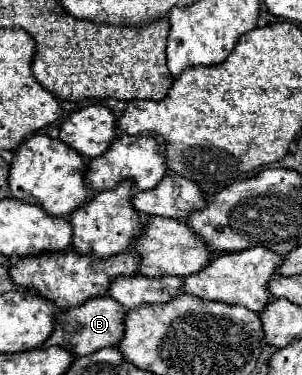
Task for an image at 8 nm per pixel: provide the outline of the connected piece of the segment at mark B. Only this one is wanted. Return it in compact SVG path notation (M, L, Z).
M104 295L104 297L90 299L80 307L70 307L60 311L54 319L54 333L44 341L42 347L60 345L70 353L74 353L76 357L80 357L80 355L94 353L102 347L118 345L118 341L122 339L122 333L124 333L124 307L112 297Z

